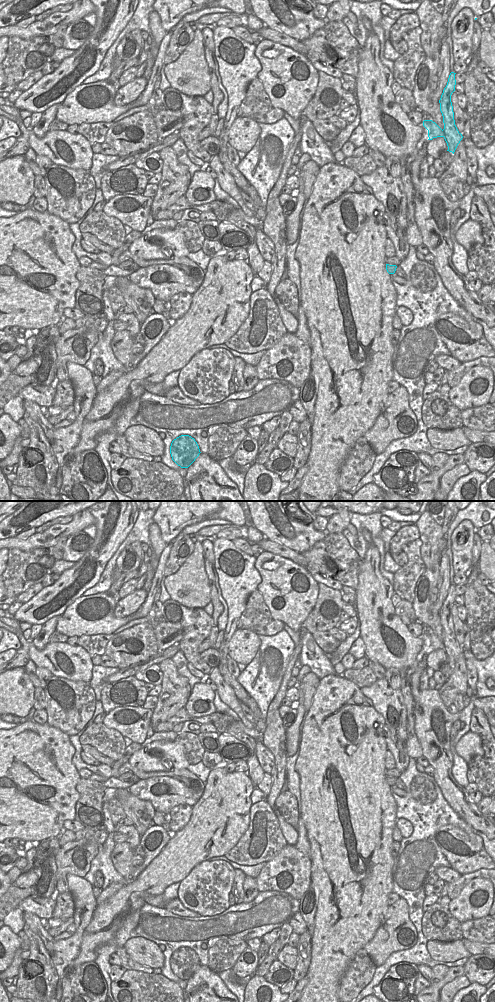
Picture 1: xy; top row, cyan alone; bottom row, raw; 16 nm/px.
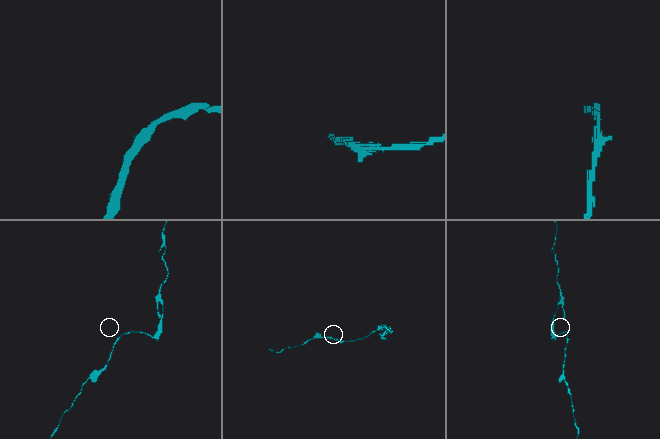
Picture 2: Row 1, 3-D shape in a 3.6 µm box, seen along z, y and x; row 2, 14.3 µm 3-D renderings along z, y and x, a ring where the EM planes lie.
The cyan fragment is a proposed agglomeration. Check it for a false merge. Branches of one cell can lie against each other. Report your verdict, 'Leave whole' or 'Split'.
Split.

